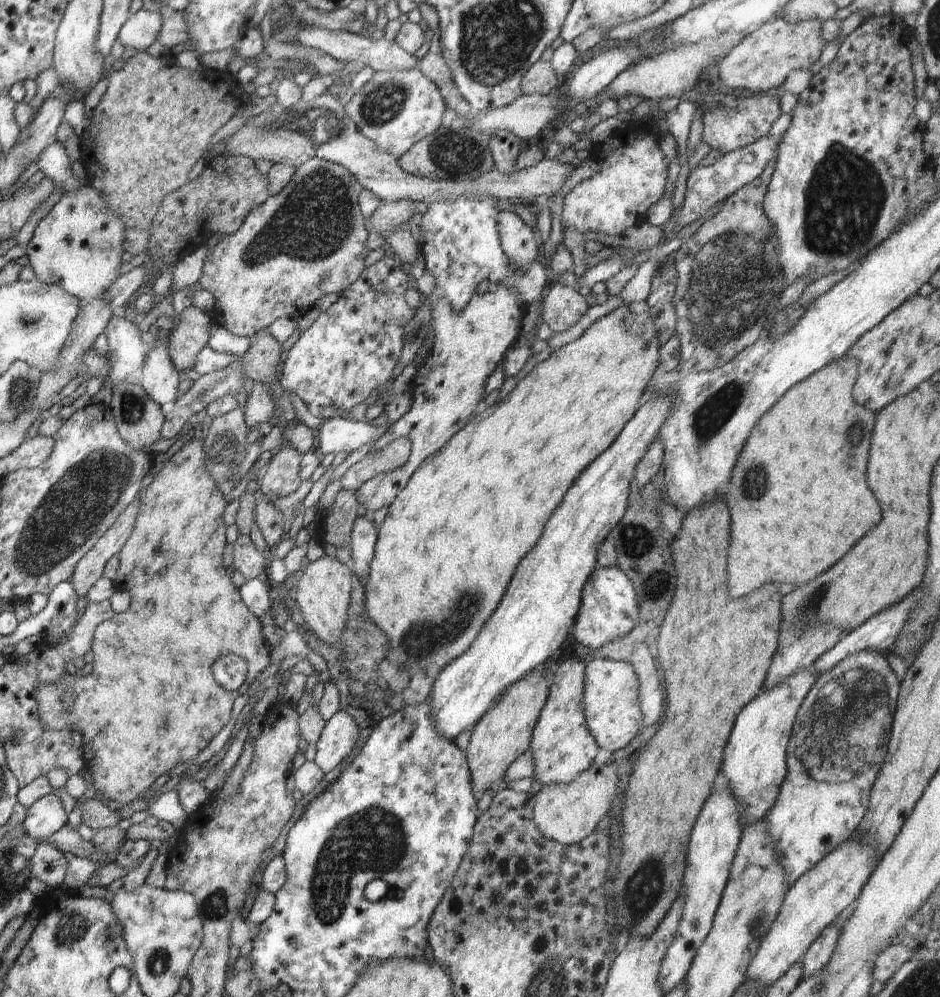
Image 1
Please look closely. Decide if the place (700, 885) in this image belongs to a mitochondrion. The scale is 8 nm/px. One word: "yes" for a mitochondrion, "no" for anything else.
no

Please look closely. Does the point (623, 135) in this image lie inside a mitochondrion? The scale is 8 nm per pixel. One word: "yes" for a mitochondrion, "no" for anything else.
no

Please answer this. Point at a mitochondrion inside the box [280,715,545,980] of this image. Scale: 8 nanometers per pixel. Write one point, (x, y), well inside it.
(374, 839)

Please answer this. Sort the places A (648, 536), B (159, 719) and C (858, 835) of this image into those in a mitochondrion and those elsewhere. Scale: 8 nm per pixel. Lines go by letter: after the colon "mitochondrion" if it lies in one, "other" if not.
A: mitochondrion
B: mitochondrion
C: other

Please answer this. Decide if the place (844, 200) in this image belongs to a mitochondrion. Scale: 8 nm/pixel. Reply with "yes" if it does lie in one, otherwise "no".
yes

